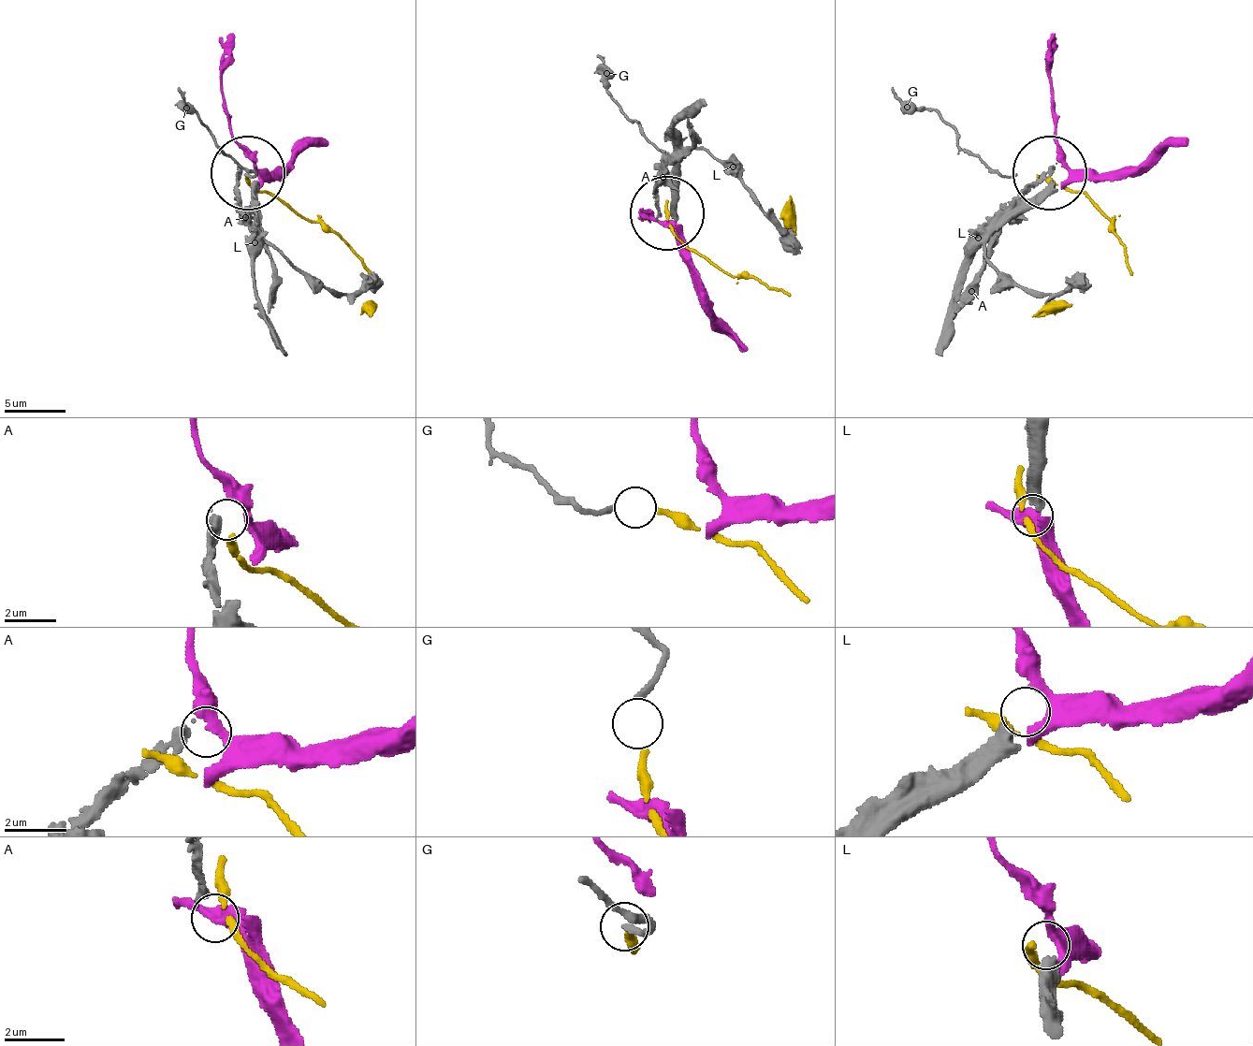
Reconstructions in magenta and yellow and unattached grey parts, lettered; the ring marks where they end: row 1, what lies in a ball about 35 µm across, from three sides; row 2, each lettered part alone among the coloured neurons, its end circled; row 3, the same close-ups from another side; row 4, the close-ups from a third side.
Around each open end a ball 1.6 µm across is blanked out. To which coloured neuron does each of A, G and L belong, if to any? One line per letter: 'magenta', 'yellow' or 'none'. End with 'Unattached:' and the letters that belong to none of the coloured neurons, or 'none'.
A: none
G: yellow
L: magenta
Unattached: A

